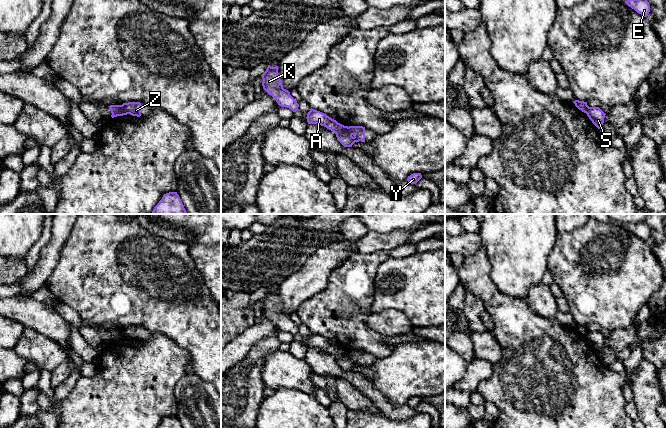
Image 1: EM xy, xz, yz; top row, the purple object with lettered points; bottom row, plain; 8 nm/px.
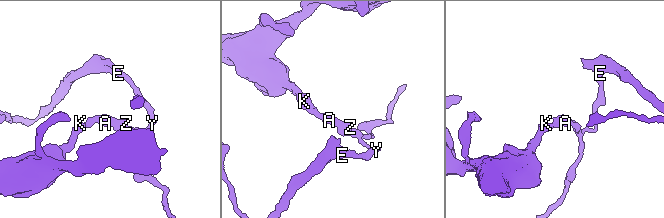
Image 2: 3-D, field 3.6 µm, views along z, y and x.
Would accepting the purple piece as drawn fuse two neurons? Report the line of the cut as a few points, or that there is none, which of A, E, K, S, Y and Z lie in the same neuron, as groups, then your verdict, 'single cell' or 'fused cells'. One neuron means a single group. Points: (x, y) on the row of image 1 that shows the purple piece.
cut in xz along (336, 133), (348, 132), (351, 135); A K Z / E S Y; fused cells

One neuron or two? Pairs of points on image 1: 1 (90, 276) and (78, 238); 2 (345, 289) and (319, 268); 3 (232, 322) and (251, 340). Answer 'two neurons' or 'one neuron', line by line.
1: one neuron
2: two neurons
3: two neurons

